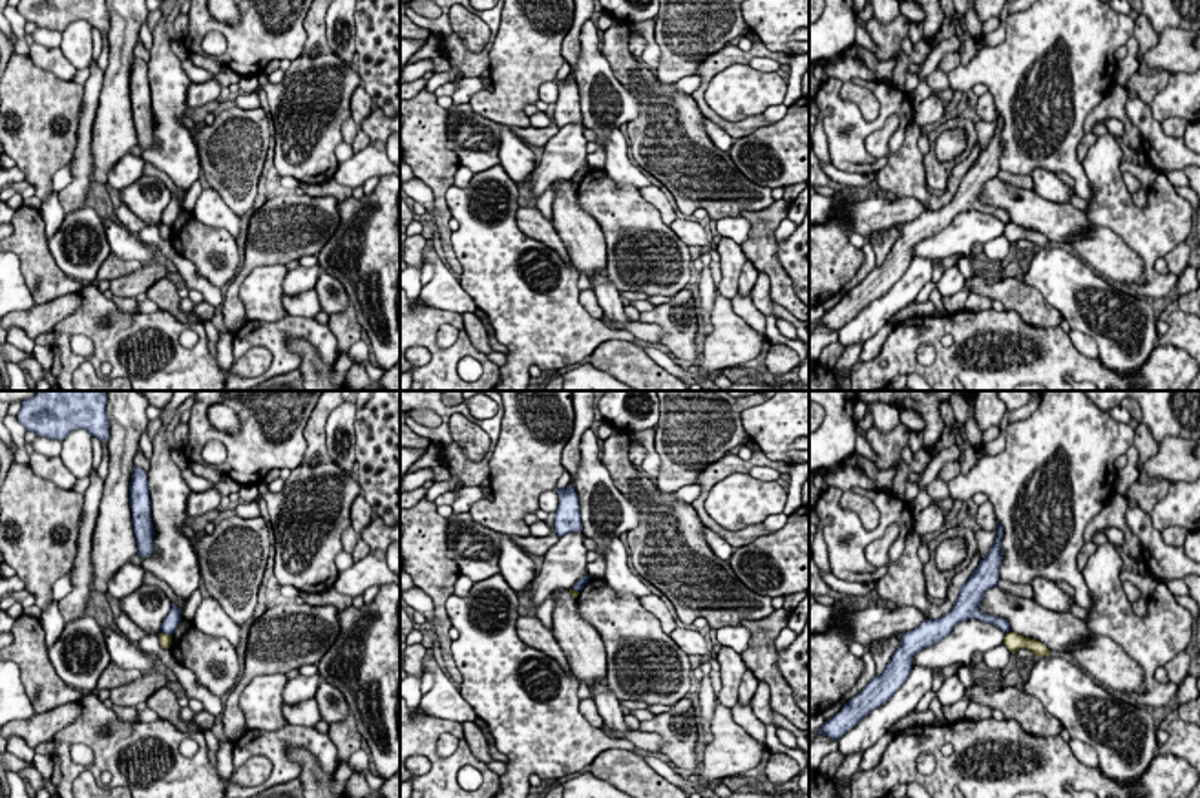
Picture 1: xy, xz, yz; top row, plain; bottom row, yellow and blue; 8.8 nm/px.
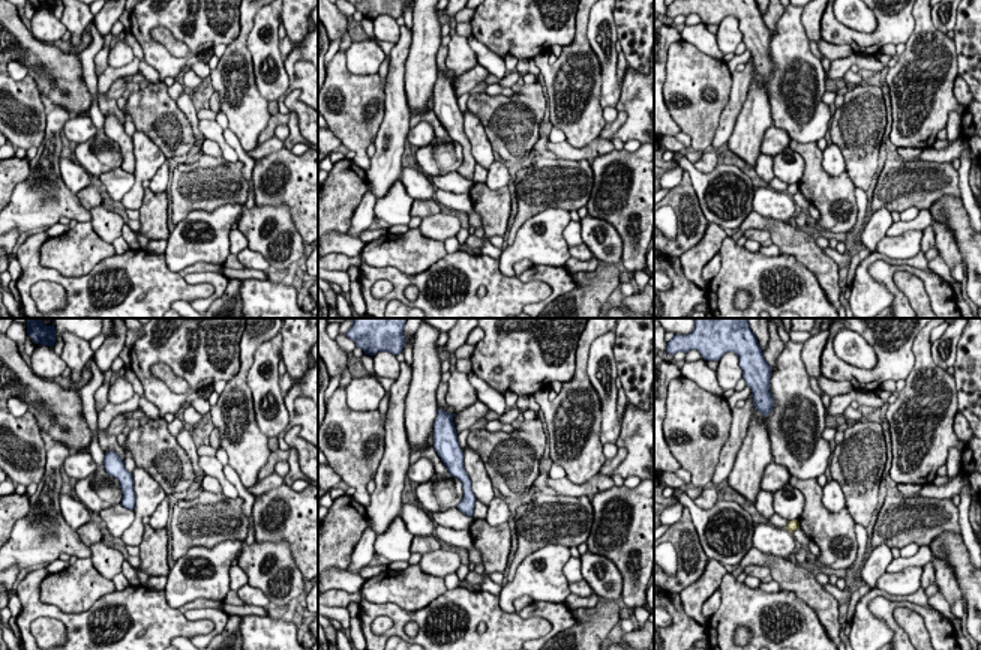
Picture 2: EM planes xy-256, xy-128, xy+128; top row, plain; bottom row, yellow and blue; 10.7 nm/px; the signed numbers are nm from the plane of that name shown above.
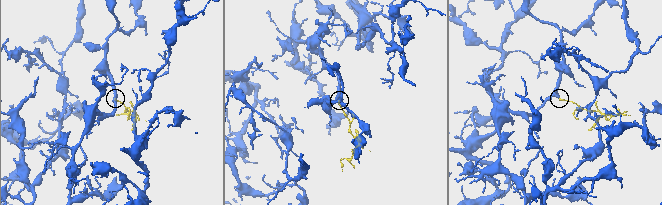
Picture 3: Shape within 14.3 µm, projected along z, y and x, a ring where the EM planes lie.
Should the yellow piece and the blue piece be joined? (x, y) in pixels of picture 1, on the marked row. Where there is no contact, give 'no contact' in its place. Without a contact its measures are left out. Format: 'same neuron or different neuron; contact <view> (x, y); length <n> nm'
different neuron; contact xy (167, 634); length 110 nm

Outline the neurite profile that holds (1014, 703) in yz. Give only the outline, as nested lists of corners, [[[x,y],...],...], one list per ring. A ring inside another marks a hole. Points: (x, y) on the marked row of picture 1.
[[[966,687],[964,698],[968,698],[970,703],[1001,710],[1005,719],[1017,721],[1028,734],[1043,738],[1061,734],[1061,721],[1048,714],[1043,703],[1026,694],[1023,687],[1006,687],[992,694],[979,687]]]

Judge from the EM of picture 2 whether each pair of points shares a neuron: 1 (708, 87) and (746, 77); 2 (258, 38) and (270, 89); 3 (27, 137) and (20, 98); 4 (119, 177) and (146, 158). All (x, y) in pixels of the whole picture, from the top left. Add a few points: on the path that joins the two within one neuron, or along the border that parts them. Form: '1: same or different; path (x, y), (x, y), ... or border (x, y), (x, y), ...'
1: different; border (732, 74), (729, 101), (720, 114)
2: same; path (258, 50), (258, 71), (264, 77)
3: same; path (24, 128), (20, 107)
4: different; border (134, 174), (134, 186), (120, 200)

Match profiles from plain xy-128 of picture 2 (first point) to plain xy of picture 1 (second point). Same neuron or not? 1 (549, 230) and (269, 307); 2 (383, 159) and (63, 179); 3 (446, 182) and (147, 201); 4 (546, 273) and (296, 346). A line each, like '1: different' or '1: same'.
1: same
2: different
3: different
4: different

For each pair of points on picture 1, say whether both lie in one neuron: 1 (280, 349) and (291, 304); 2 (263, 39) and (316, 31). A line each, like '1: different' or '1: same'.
1: different
2: different

